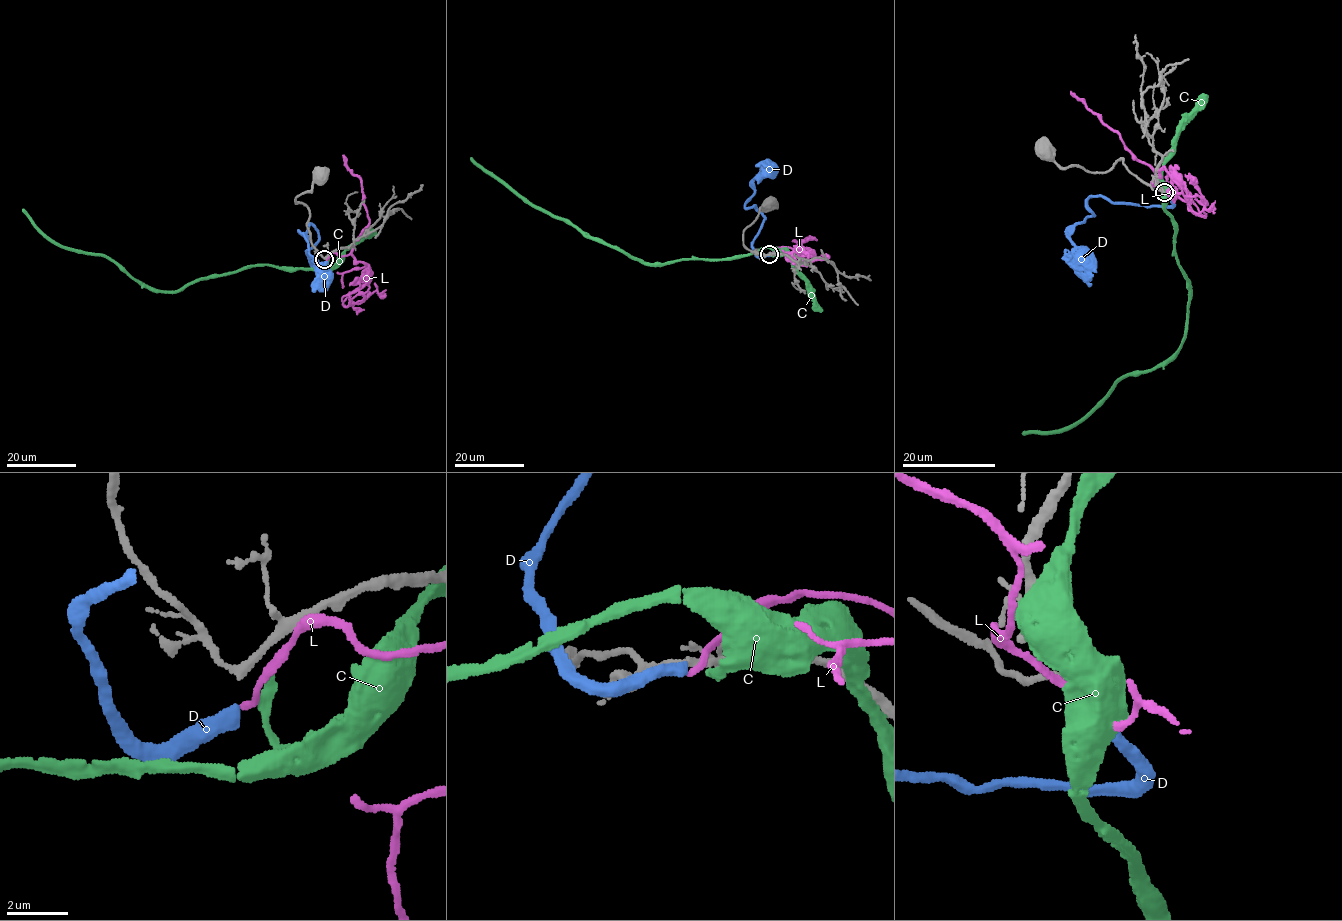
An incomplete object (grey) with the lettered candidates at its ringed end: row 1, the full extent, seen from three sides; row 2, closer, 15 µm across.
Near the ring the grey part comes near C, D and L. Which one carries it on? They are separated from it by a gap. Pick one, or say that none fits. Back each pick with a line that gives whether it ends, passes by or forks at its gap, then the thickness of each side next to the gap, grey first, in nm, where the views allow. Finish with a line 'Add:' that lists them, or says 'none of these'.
Add: none of these

